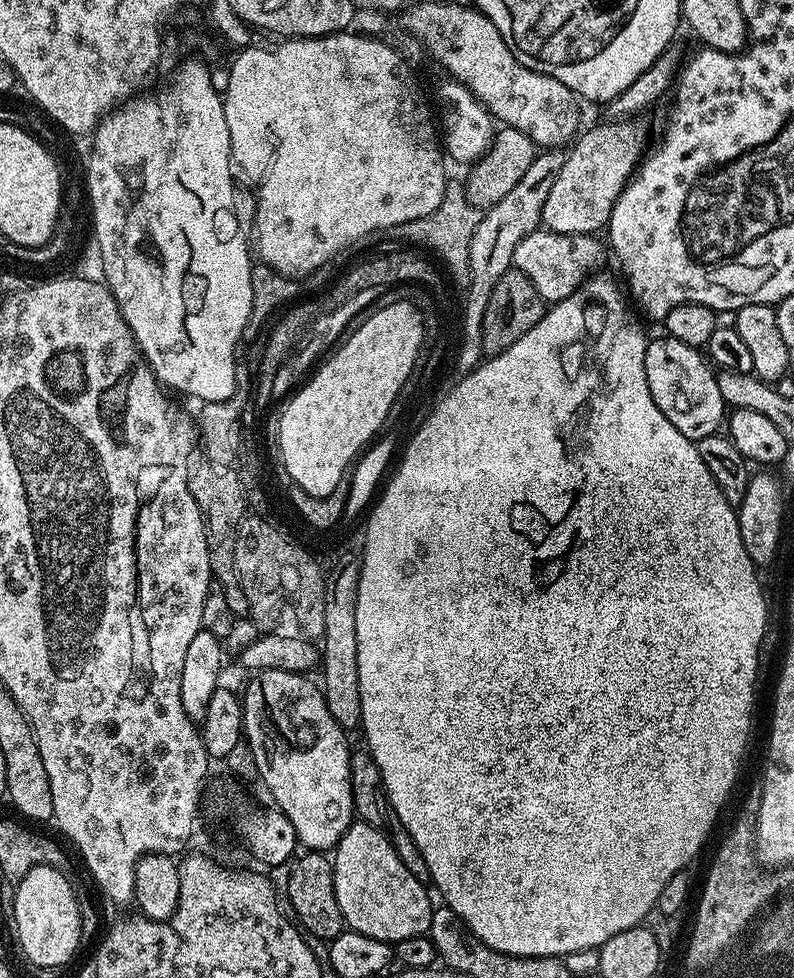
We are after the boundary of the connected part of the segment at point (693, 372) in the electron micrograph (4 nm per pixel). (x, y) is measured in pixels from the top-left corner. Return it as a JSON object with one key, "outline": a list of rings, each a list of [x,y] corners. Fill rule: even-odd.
{"outline":[[[663,339],[648,340],[644,359],[646,382],[658,410],[670,418],[672,425],[687,440],[695,442],[717,435],[726,420],[726,405],[719,393],[717,373],[710,367],[709,361],[697,349],[686,346],[686,342]]]}

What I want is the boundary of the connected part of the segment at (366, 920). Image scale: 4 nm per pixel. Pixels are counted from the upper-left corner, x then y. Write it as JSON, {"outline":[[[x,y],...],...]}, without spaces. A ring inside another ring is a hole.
{"outline":[[[363,822],[349,824],[340,841],[336,843],[331,861],[334,894],[344,915],[344,923],[351,931],[389,942],[427,933],[434,911],[434,903],[432,904],[431,898],[428,897],[429,889],[425,881],[414,878],[414,874],[410,874],[410,870],[402,866],[402,858],[398,858],[394,846],[378,830],[374,830],[374,826]]]}

